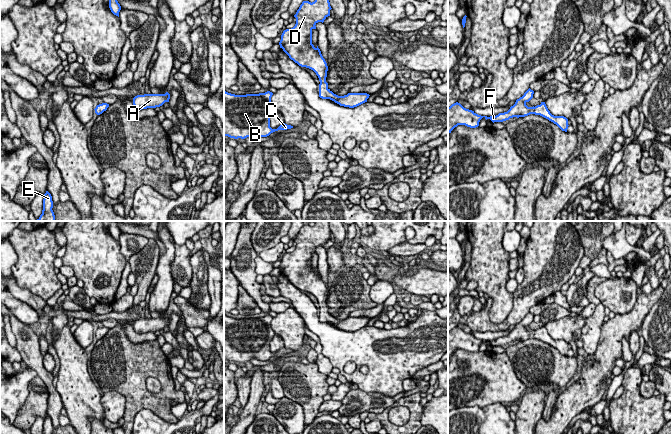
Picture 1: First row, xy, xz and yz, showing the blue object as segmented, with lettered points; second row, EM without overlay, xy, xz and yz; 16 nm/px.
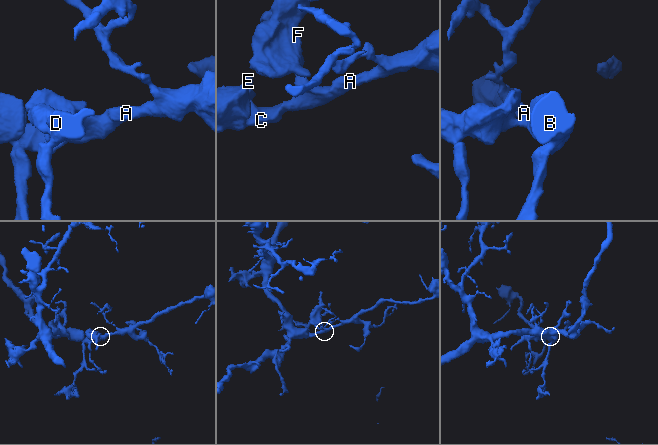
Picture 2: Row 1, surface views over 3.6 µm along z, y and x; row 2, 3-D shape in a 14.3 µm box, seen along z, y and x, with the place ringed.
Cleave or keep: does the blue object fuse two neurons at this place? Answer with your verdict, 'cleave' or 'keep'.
keep

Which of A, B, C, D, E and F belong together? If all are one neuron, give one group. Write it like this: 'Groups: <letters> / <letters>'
Groups: A B C D E F

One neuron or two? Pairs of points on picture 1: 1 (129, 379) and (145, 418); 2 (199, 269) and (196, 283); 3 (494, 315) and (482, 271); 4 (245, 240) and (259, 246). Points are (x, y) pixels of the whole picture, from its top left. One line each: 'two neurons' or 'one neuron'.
1: two neurons
2: one neuron
3: one neuron
4: two neurons

